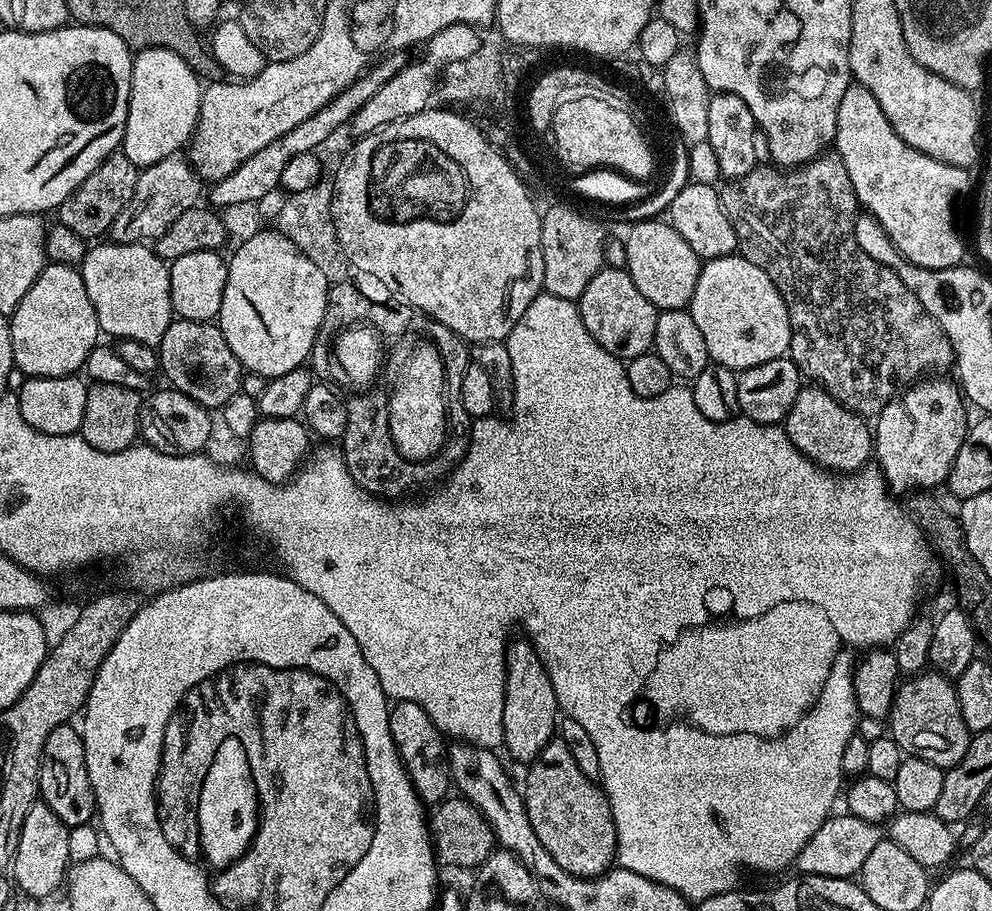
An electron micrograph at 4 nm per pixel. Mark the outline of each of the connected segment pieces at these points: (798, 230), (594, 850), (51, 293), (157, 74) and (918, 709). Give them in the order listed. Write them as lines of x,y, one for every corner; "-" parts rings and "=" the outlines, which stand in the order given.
821,154
795,170
781,170
776,166
758,166
750,174
746,174
741,180
734,180
723,185
720,192
720,200
724,204
726,214
734,226
736,246
739,255
745,256
758,270
766,270
768,277
774,282
774,286
783,294
786,302
786,310
790,314
790,326
792,327
792,347
790,359
800,368
809,381
815,382
819,387
825,388
842,406
850,411
857,412
865,418
875,417
891,400
895,400
898,393
917,383
921,378
929,374
944,374
948,367
954,364
952,344
943,332
942,326
923,308
916,295
906,288
905,283
898,278
898,274
888,269
880,262
876,262
858,246
854,239
854,222
858,215
858,205
854,186
850,182
850,174
846,174
846,166
842,158
835,154
=
558,738
552,739
527,768
528,777
522,783
526,814
530,814
530,826
550,858
575,876
601,876
609,871
616,860
616,831
603,787
582,774
574,754
=
48,262
45,264
44,269
37,276
37,280
32,286
26,291
26,296
18,303
18,306
13,310
10,315
10,323
12,329
10,330
10,338
12,339
12,362
17,369
20,368
25,373
25,377
31,378
34,376
70,376
79,373
83,369
84,363
88,361
88,355
90,350
97,347
98,341
101,339
102,333
100,330
100,323
96,317
96,311
94,306
90,302
90,294
86,294
86,282
82,282
79,271
73,265
70,264
53,264
=
142,48
133,55
132,73
130,74
130,102
128,103
128,113
126,114
126,122
124,123
124,143
122,145
122,151
126,158
130,158
130,162
136,164
137,169
143,170
150,167
154,162
162,162
162,158
170,158
170,154
181,151
181,149
191,141
192,131
196,129
198,114
200,113
201,91
202,81
200,77
196,75
196,71
194,71
185,60
178,58
178,54
174,54
174,50
166,50
165,48
=
925,670
919,676
905,679
896,689
890,735
894,742
898,742
905,756
926,758
926,762
934,762
934,766
945,770
962,762
973,733
968,731
966,721
962,718
955,683
935,670

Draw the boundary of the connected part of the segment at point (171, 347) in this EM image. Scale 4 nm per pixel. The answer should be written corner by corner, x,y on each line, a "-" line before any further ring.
173,319
172,324
162,334
162,342
158,345
158,355
160,357
159,371
164,372
164,376
169,385
176,391
194,398
201,406
209,410
220,410
224,404
230,402
240,391
240,377
242,369
234,350
226,342
226,338
220,333
219,327
215,323
203,320
182,320

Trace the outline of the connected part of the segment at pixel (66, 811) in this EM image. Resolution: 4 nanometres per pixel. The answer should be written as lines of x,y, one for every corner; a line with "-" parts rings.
71,723
50,730
50,738
46,738
46,746
40,759
39,799
44,801
67,828
92,824
96,816
96,799
90,786
90,774
86,774
86,750
84,738
79,731
72,729

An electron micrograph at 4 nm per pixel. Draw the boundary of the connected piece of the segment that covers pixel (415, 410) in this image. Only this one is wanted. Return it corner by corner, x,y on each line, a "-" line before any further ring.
419,342
400,360
396,368
396,381
388,392
386,415
392,445
402,458
423,462
431,460
440,447
445,447
448,434
448,402
444,382
444,367
435,346

